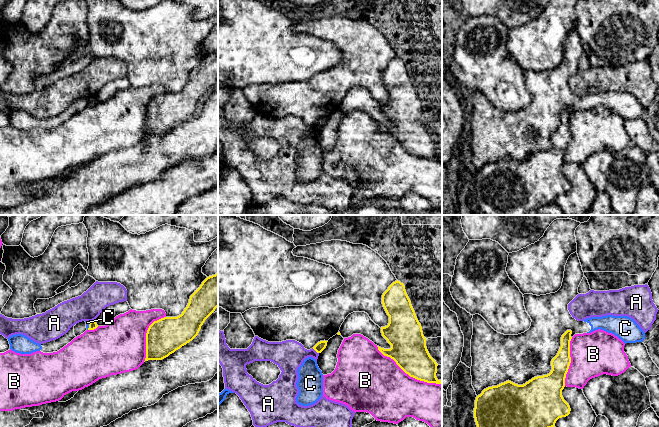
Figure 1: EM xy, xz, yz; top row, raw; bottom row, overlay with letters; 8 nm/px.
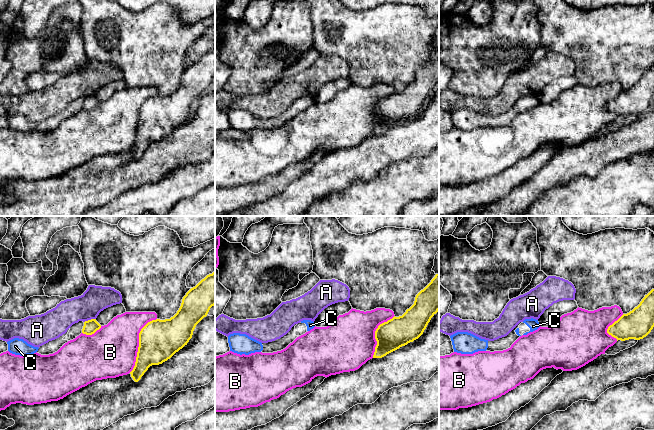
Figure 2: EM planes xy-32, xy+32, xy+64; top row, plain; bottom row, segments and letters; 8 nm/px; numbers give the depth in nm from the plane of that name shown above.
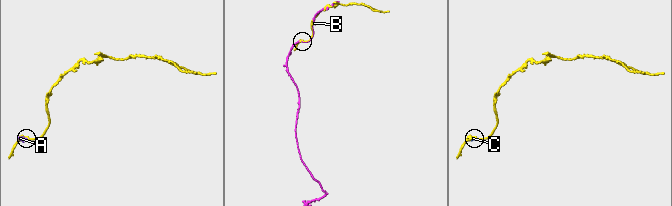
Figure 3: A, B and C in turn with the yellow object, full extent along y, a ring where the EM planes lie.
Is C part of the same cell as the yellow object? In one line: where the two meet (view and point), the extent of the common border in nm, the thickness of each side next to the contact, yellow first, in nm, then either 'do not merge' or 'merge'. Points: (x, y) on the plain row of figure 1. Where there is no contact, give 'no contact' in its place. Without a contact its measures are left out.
xy (89, 101) | 80 nm | 70/30 nm | do not merge

